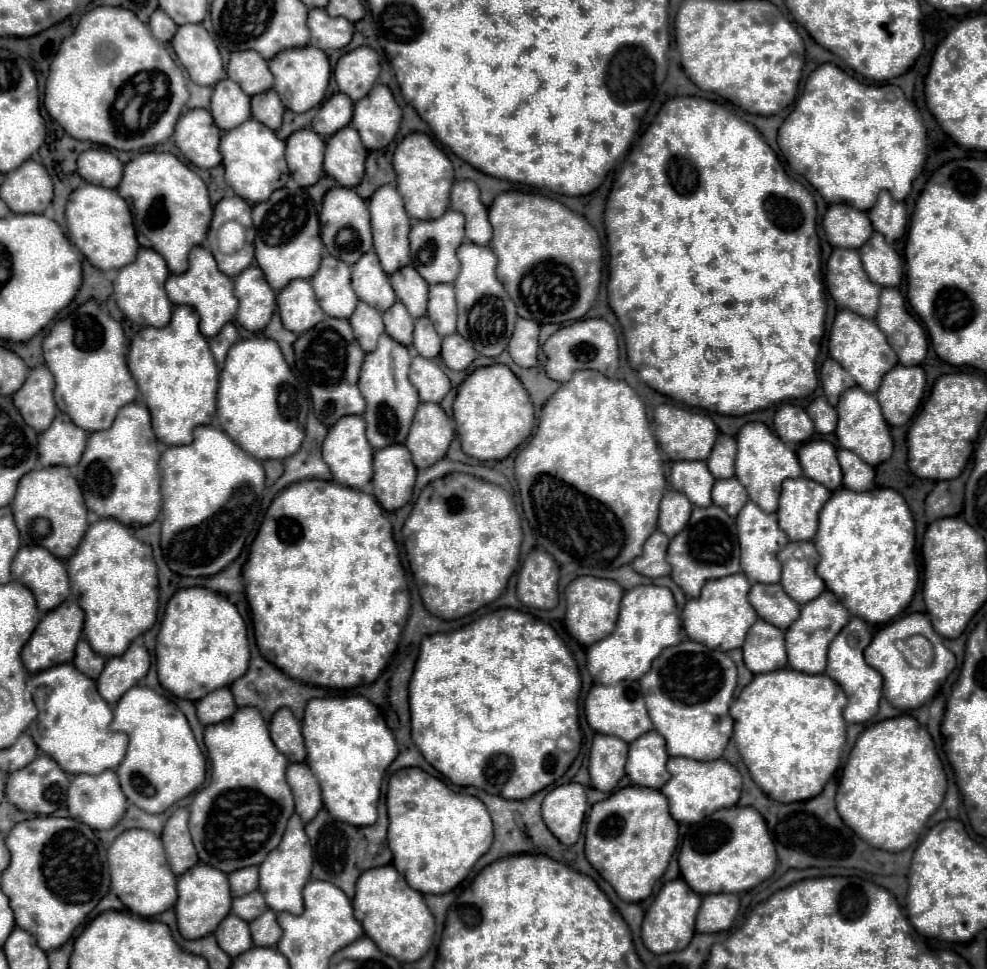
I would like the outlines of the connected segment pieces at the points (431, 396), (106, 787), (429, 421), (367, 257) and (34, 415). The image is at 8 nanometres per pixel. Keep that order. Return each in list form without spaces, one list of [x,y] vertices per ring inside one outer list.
[[[415,356],[411,362],[409,380],[419,390],[421,402],[441,402],[451,390],[451,382],[435,360]]]
[[[105,770],[101,774],[79,774],[71,780],[69,786],[69,798],[67,798],[67,808],[69,808],[69,816],[77,822],[87,824],[93,830],[109,830],[113,828],[125,814],[127,810],[127,798],[121,792],[119,786],[119,778],[113,770]]]
[[[419,404],[405,446],[413,456],[413,464],[423,470],[441,460],[455,438],[449,416],[439,404]]]
[[[375,252],[363,254],[359,262],[351,266],[351,270],[353,270],[353,290],[359,296],[359,300],[367,302],[369,306],[381,312],[389,310],[389,306],[395,304],[397,296],[391,288],[389,276],[381,270]]]
[[[37,366],[29,372],[25,386],[13,396],[13,404],[25,418],[25,424],[33,426],[37,432],[43,432],[51,426],[57,406],[53,400],[55,378],[47,366]]]

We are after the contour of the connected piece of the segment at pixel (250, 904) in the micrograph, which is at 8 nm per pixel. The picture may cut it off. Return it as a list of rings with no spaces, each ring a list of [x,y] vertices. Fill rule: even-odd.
[[[259,890],[249,892],[245,896],[239,896],[239,898],[233,898],[231,912],[237,914],[239,918],[243,918],[245,922],[251,922],[253,918],[261,916],[265,910],[267,910],[267,904],[265,904],[265,898]]]

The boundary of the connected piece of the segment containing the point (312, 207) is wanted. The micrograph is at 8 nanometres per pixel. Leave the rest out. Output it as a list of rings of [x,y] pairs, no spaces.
[[[281,188],[273,192],[269,202],[253,206],[253,224],[257,230],[255,238],[255,260],[265,270],[265,278],[273,290],[283,290],[295,278],[311,278],[323,258],[321,224],[317,204],[311,200],[307,190]]]

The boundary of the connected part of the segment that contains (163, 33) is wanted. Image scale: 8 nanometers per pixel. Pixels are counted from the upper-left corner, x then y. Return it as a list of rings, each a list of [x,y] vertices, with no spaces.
[[[157,8],[157,10],[151,14],[149,28],[151,28],[151,32],[153,32],[153,36],[155,36],[157,40],[161,40],[161,42],[171,42],[179,26],[177,26],[161,8]]]

